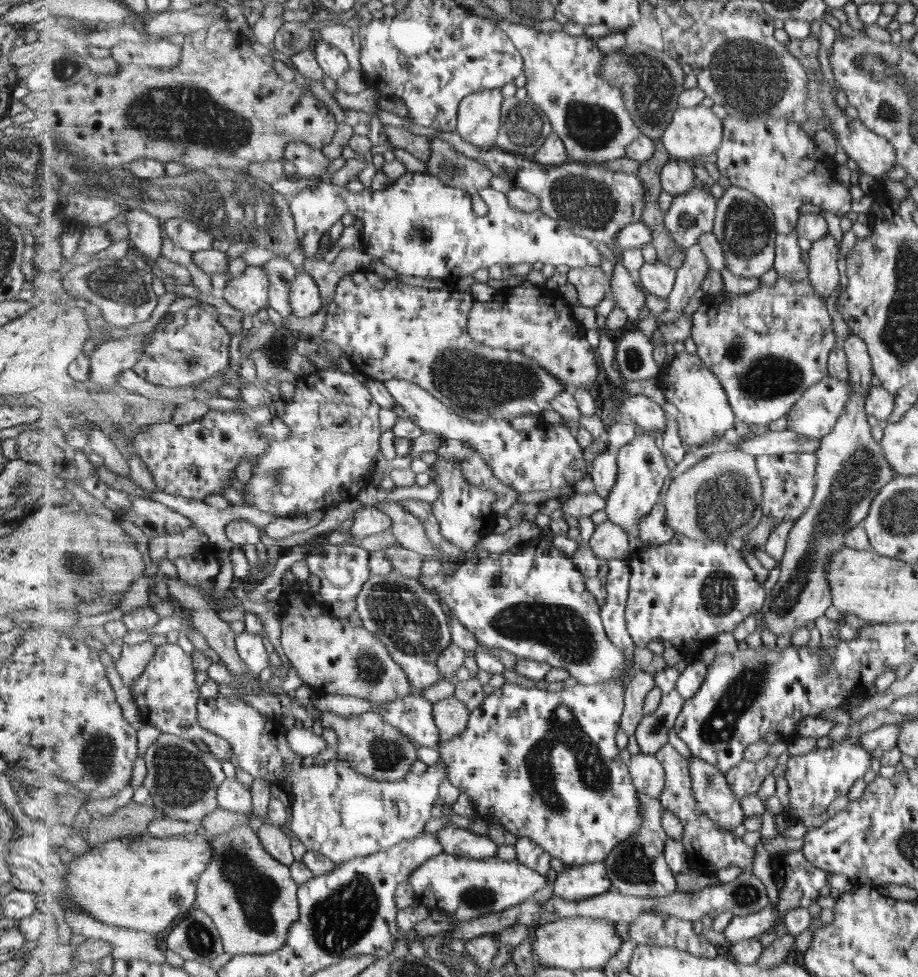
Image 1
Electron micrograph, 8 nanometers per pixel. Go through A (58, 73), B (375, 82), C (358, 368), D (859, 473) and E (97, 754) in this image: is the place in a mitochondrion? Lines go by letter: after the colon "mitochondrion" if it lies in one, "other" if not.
A: mitochondrion
B: other
C: other
D: mitochondrion
E: mitochondrion

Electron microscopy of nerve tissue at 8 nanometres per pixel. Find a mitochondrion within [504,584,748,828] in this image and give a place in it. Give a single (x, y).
(563, 730)

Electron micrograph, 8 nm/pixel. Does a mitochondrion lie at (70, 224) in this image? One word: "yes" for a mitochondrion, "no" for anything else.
no

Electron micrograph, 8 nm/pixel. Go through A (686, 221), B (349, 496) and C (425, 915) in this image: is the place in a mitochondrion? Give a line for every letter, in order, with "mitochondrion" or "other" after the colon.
A: mitochondrion
B: other
C: other

